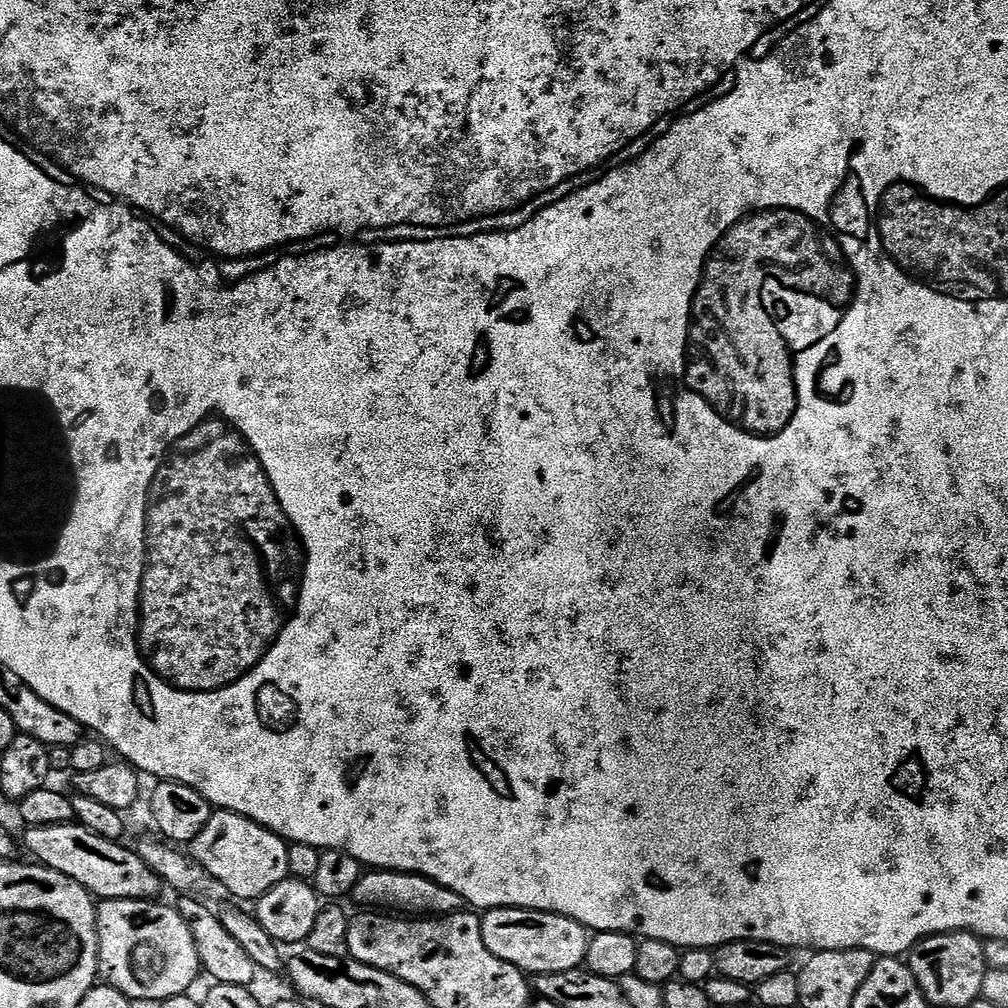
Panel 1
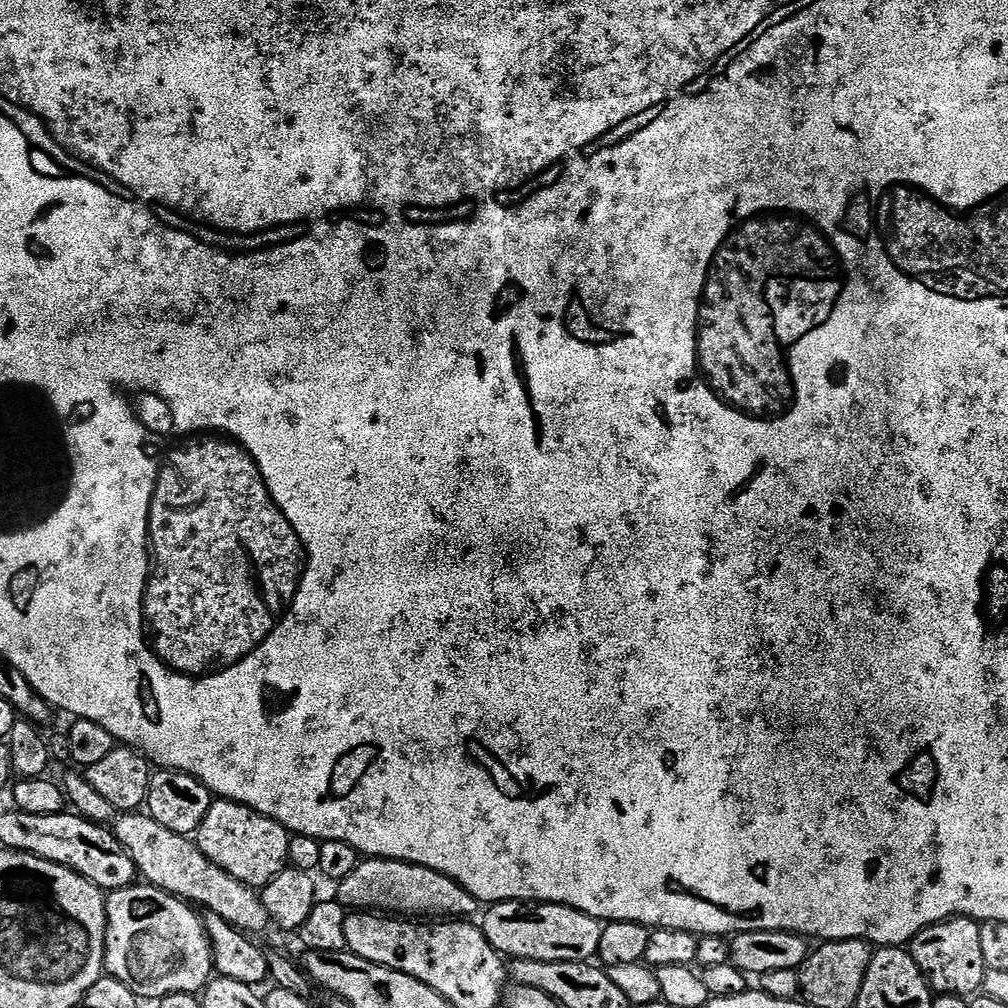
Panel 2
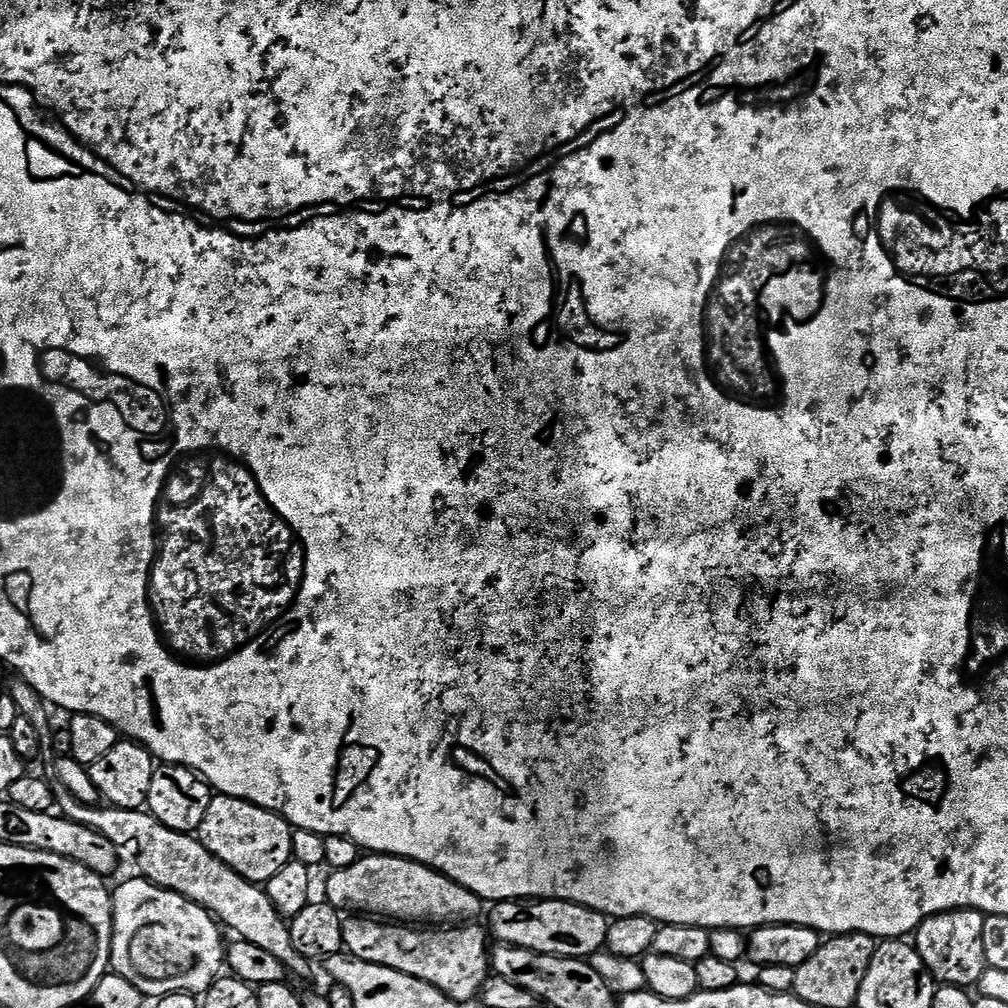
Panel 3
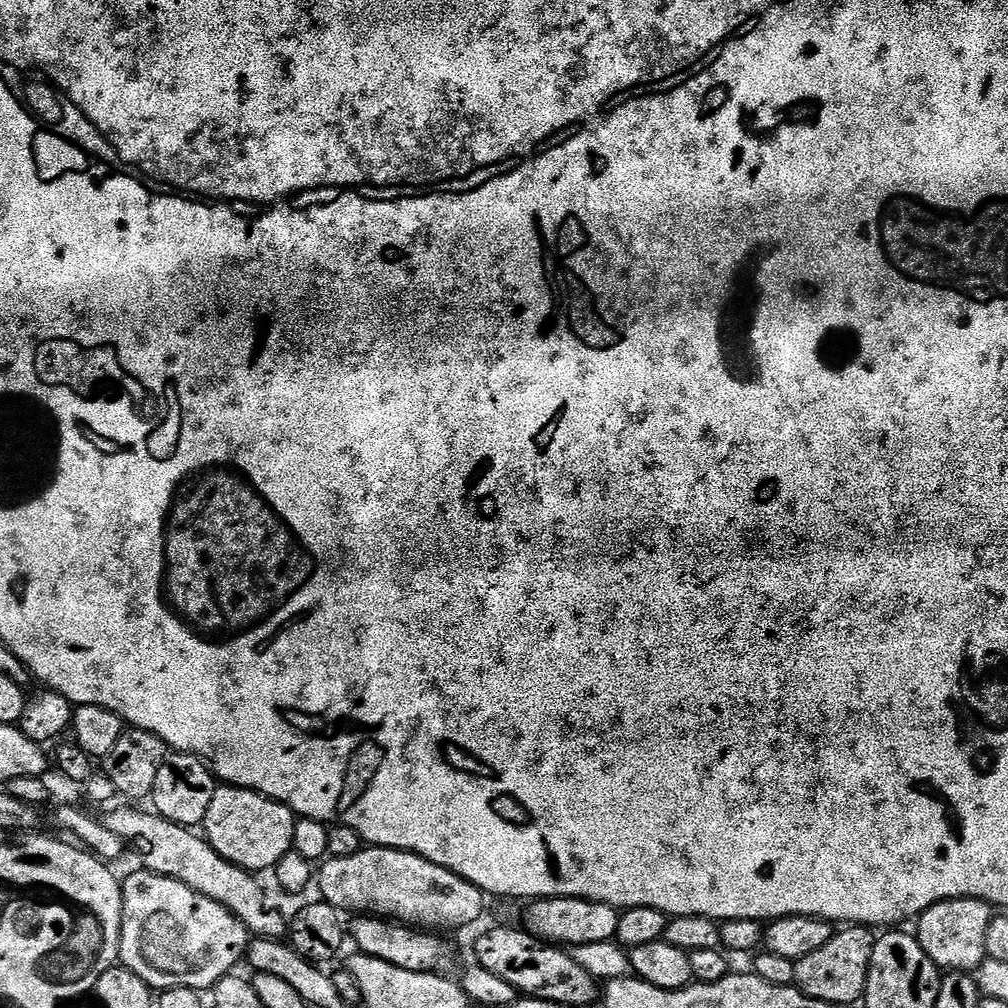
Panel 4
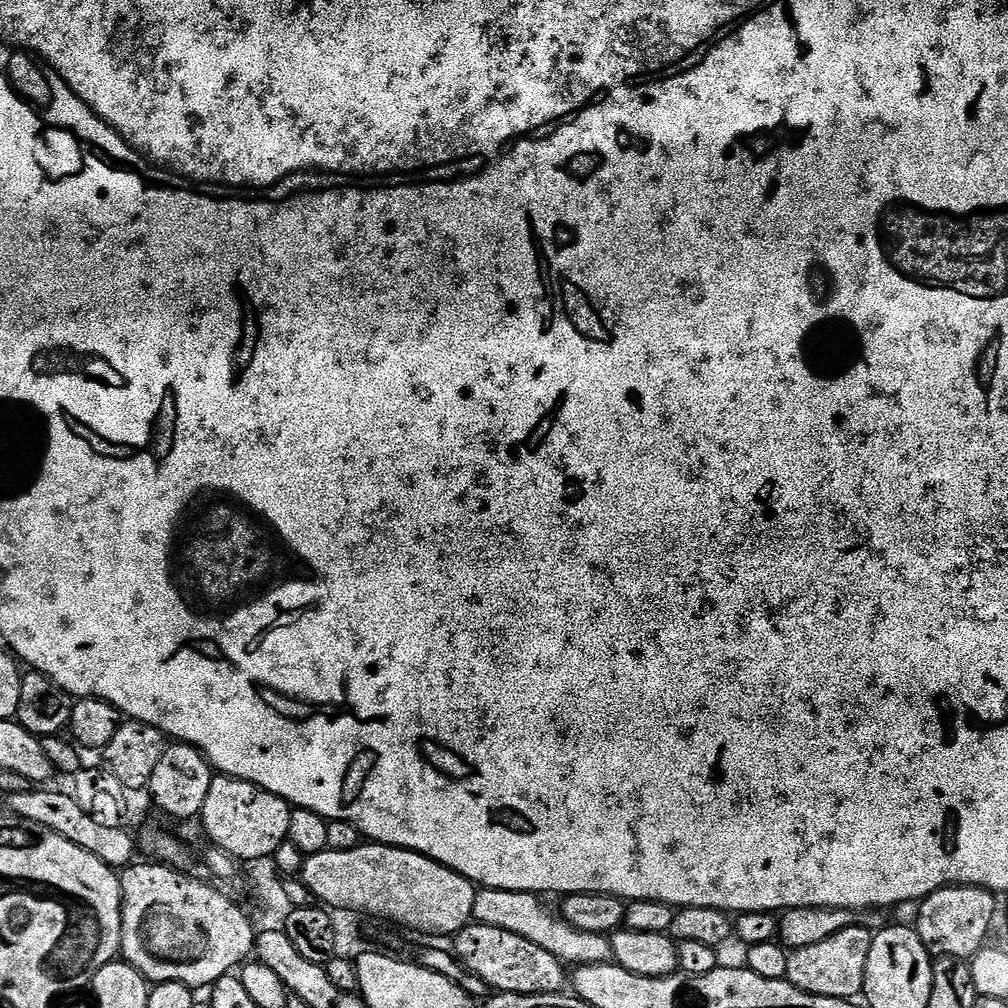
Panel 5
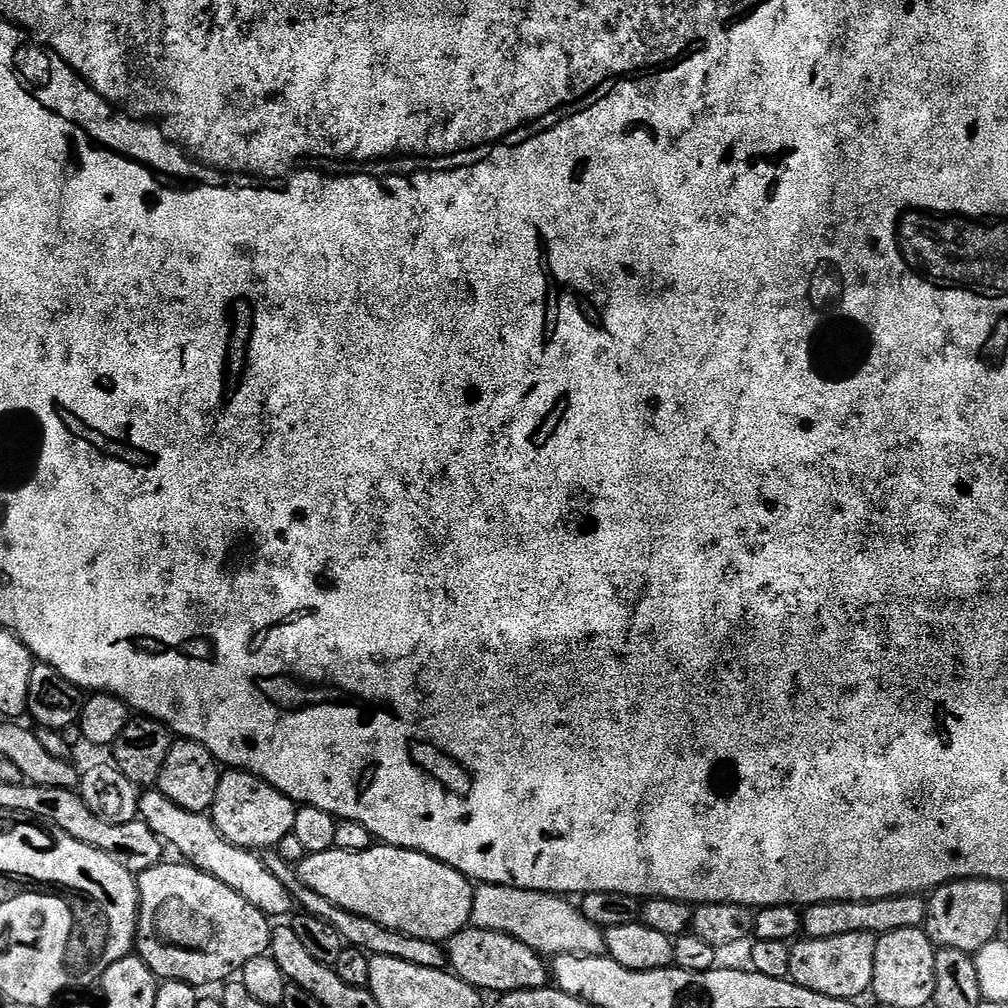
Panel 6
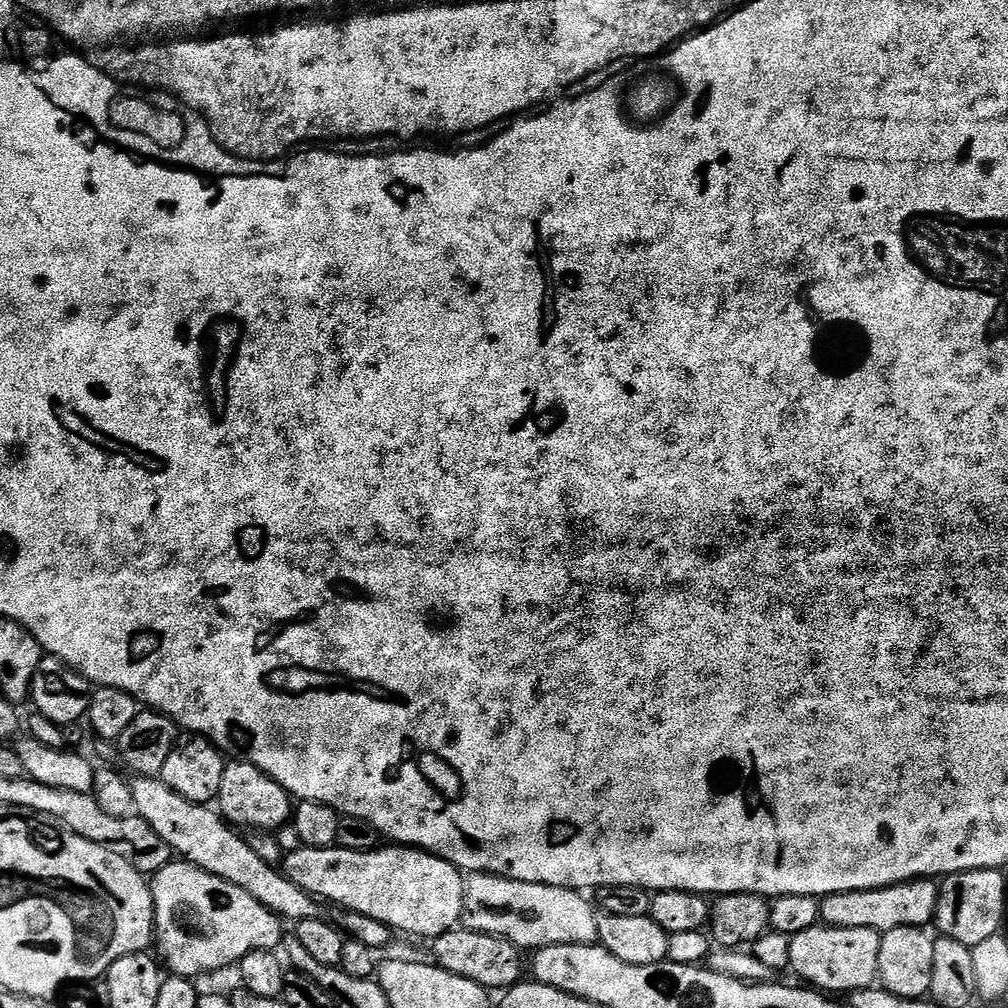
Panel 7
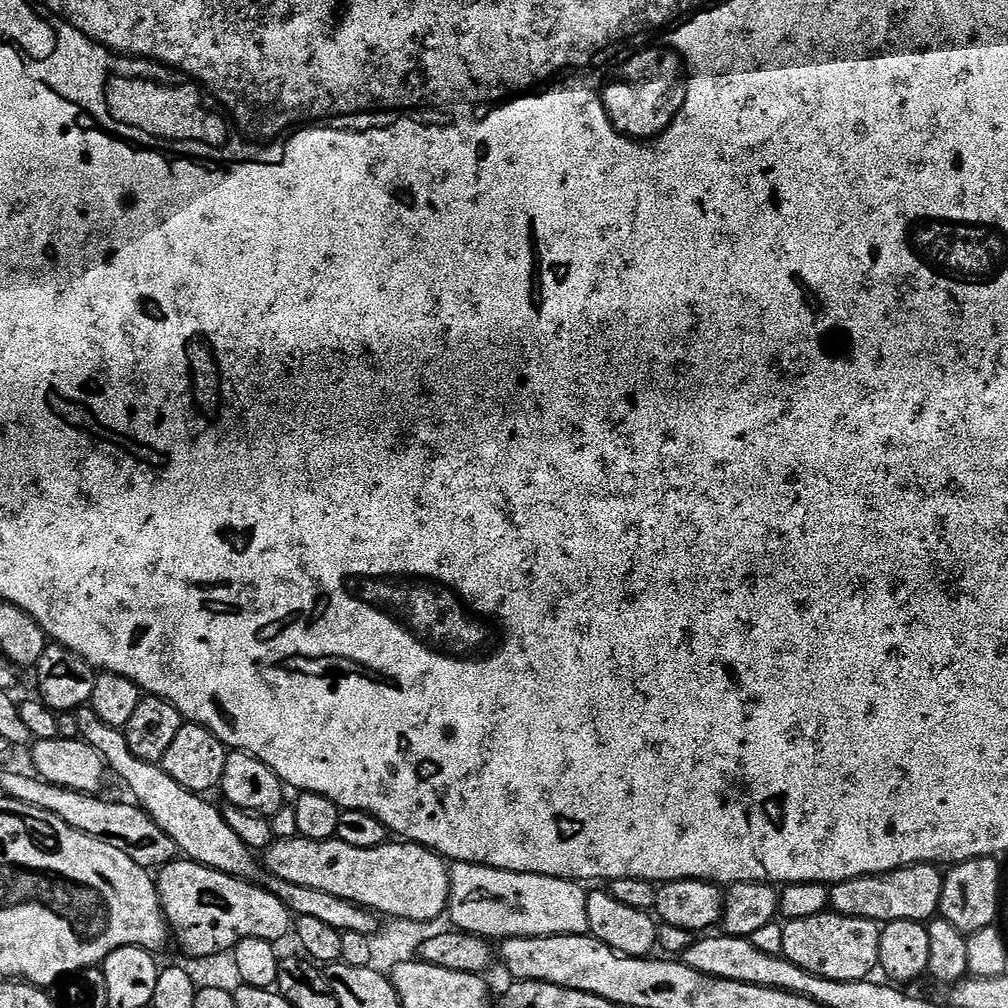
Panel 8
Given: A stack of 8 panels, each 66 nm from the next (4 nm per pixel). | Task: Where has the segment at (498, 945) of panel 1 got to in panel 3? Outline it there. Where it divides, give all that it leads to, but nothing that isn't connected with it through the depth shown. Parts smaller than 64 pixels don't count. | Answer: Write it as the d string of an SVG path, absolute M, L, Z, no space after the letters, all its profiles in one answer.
M502 900L492 912L492 932L499 943L522 946L538 954L582 960L605 951L609 917L569 900Z

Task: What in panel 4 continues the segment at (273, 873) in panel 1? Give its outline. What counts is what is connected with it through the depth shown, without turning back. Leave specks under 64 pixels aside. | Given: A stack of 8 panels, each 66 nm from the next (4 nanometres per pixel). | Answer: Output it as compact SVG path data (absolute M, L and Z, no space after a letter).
M224 784L217 787L214 798L210 802L210 810L206 810L206 818L202 825L203 835L208 844L222 859L236 864L245 871L261 874L267 870L275 869L278 862L287 852L293 851L294 826L298 817L284 804L276 800L269 800L261 792L251 792L249 788L235 788L233 784Z

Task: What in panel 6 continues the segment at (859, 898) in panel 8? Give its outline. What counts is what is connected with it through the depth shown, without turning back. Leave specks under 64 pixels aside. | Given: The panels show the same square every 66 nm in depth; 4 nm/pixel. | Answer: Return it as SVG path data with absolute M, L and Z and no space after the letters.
M923 895L891 896L885 900L831 900L825 904L810 904L802 914L802 932L809 940L818 938L838 938L838 934L860 934L871 932L883 934L894 930L919 928L928 918L928 900Z

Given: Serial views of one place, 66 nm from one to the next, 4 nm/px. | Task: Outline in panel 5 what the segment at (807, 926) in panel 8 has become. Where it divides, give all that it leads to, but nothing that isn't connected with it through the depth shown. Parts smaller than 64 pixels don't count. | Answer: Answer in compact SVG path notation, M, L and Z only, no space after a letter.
M854 927L842 930L842 934L834 934L834 938L826 938L826 942L817 942L814 946L802 946L795 949L788 957L788 983L796 988L800 988L803 992L809 992L811 996L821 996L822 998L834 998L835 1000L852 1000L859 997L864 991L864 979L866 978L866 966L870 958L870 946L872 945L873 933L867 928Z

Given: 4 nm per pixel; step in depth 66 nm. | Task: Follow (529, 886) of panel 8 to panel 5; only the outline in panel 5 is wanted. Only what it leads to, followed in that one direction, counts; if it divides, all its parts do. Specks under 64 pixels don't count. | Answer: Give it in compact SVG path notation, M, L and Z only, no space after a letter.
M485 888L477 891L474 917L481 924L510 930L534 942L534 946L542 946L542 950L550 950L550 954L554 954L568 966L607 964L613 959L612 941L607 935L590 934L570 926L570 922L566 922L559 911L551 912L540 900L543 899L534 892Z

